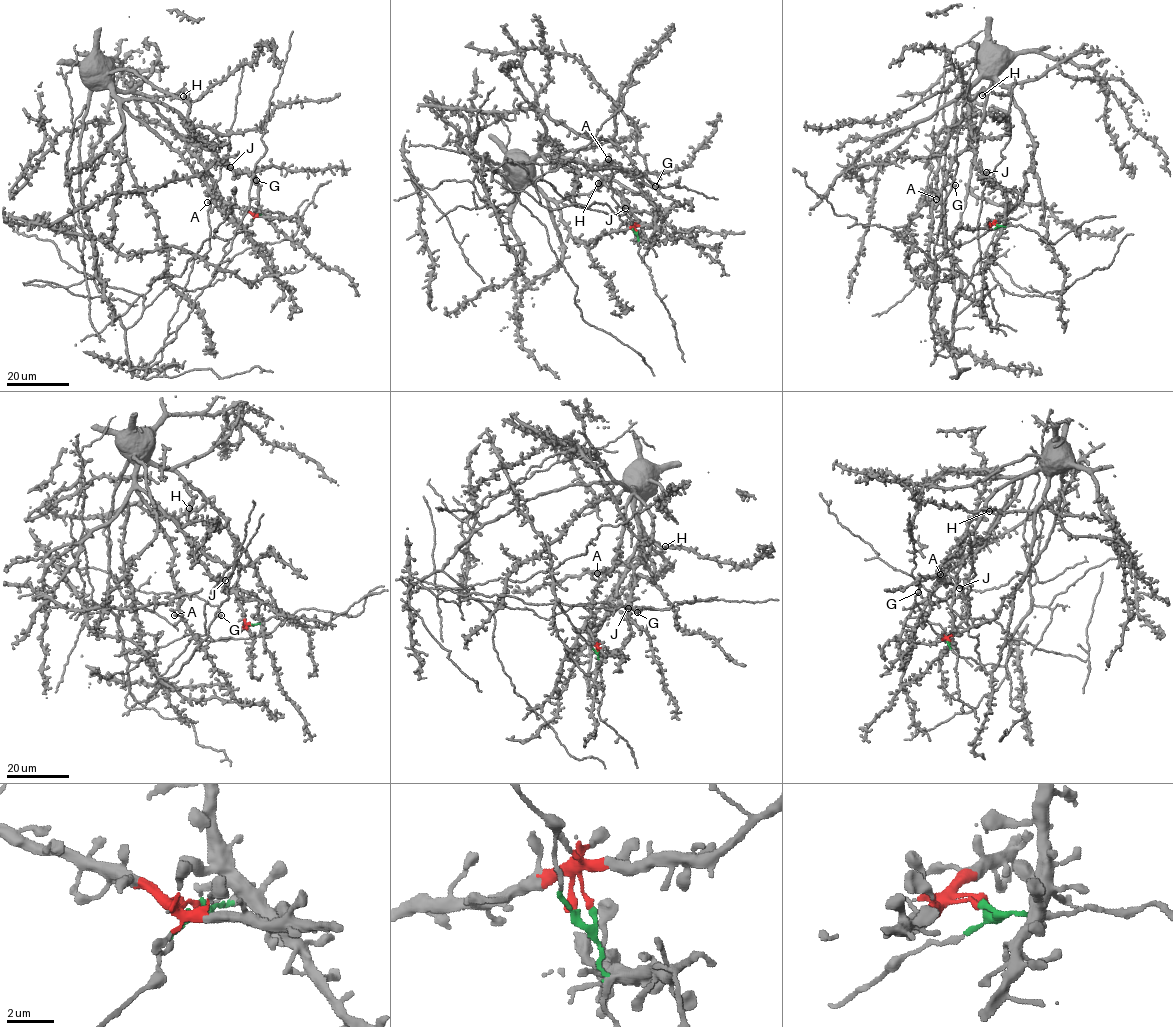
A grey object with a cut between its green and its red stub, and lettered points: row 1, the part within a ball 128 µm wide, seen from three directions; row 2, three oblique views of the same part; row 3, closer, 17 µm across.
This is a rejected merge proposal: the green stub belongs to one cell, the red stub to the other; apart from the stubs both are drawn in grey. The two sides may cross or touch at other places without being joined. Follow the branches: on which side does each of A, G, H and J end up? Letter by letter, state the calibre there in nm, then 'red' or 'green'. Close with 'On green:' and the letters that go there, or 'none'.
A: calibre 420 nm; red
G: calibre 500 nm; green
H: calibre 260 nm; red
J: calibre 440 nm; red
On green: G

